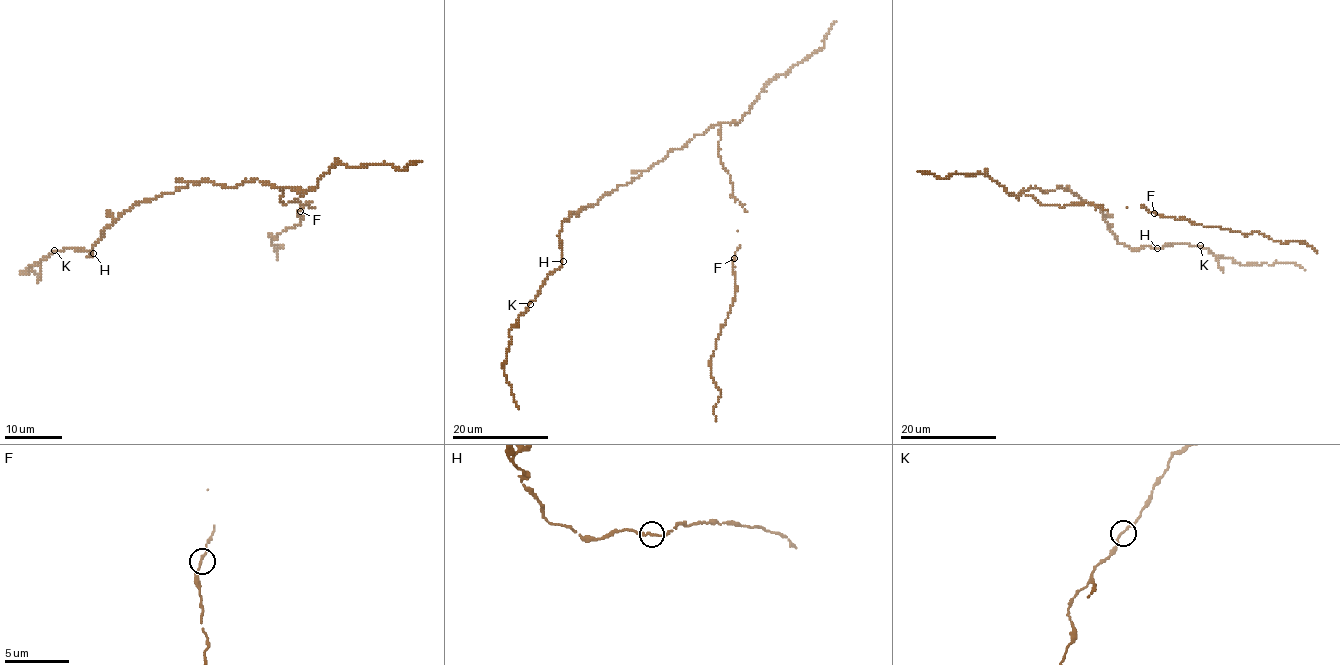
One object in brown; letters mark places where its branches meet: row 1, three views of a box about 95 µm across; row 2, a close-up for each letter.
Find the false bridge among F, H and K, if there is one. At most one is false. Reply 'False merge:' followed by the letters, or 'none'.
False merge: none

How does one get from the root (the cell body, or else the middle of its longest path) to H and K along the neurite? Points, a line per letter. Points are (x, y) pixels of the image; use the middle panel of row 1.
H: (683, 147), (672, 150), (596, 204), (571, 212), (559, 234), (562, 261)
K: (683, 147), (672, 150), (596, 204), (571, 212), (559, 234), (562, 265), (547, 276), (530, 304)

